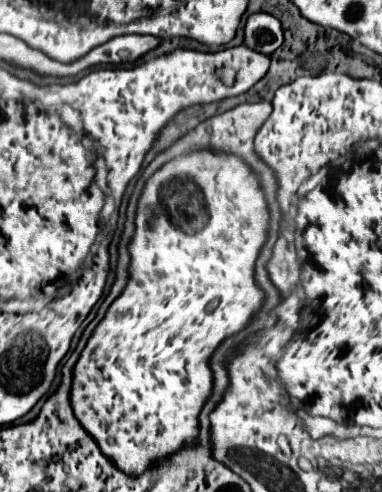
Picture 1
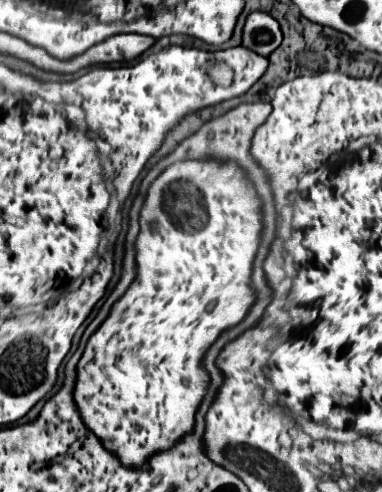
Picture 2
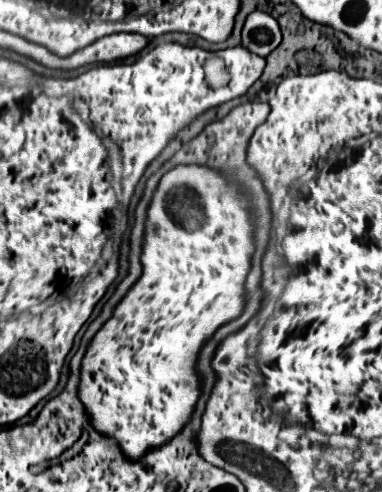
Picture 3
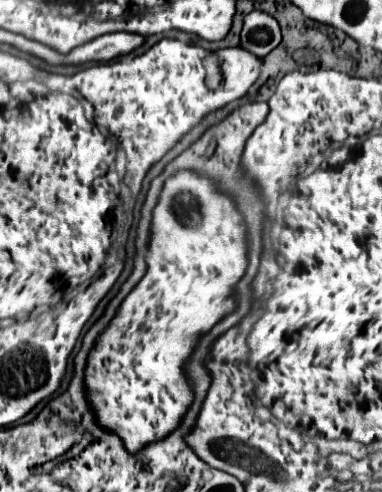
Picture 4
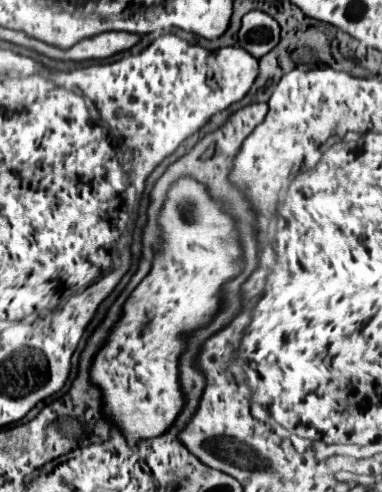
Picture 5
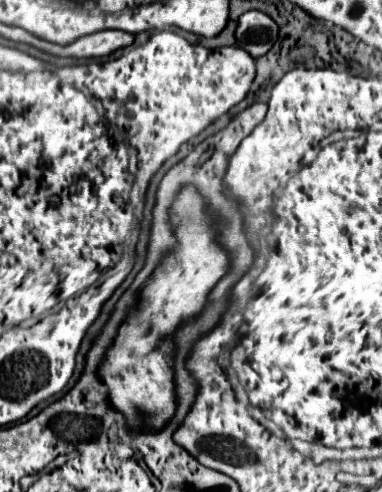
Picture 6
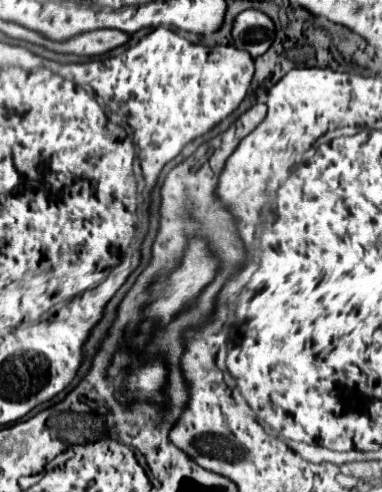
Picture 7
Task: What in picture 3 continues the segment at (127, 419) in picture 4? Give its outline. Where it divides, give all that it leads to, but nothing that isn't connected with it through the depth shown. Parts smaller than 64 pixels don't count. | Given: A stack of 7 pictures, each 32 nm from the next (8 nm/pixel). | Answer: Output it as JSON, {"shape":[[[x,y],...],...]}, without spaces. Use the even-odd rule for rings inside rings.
{"shape":[[[176,166],[160,180],[146,220],[142,276],[90,342],[80,378],[80,400],[92,418],[92,426],[102,434],[112,436],[132,460],[138,460],[146,450],[168,442],[182,430],[200,394],[198,376],[194,372],[200,346],[218,326],[242,312],[242,284],[254,252],[252,230],[246,228],[248,218],[248,200],[234,184],[226,182],[214,170]]]}

